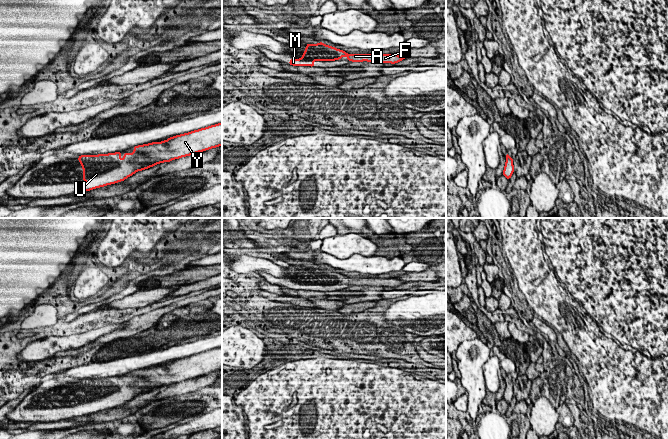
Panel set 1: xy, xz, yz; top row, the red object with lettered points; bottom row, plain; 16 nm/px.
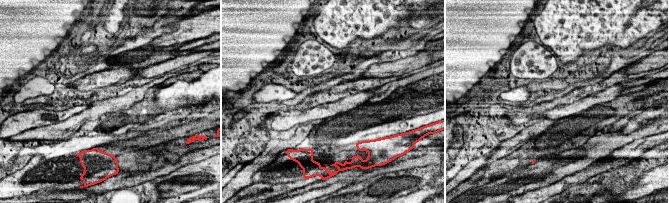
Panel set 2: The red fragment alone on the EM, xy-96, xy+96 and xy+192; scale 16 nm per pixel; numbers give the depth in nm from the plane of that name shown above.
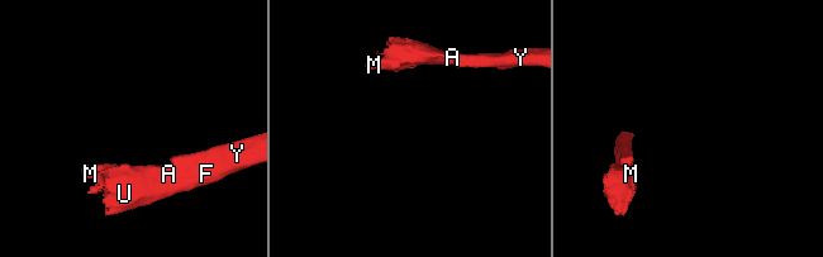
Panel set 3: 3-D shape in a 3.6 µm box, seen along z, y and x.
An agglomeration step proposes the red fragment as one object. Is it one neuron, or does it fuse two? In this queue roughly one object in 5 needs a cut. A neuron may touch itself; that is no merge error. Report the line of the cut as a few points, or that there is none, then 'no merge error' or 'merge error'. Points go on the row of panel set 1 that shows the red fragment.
no cut; no merge error

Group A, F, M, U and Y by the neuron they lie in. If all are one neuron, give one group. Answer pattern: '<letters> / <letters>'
A F M U Y

